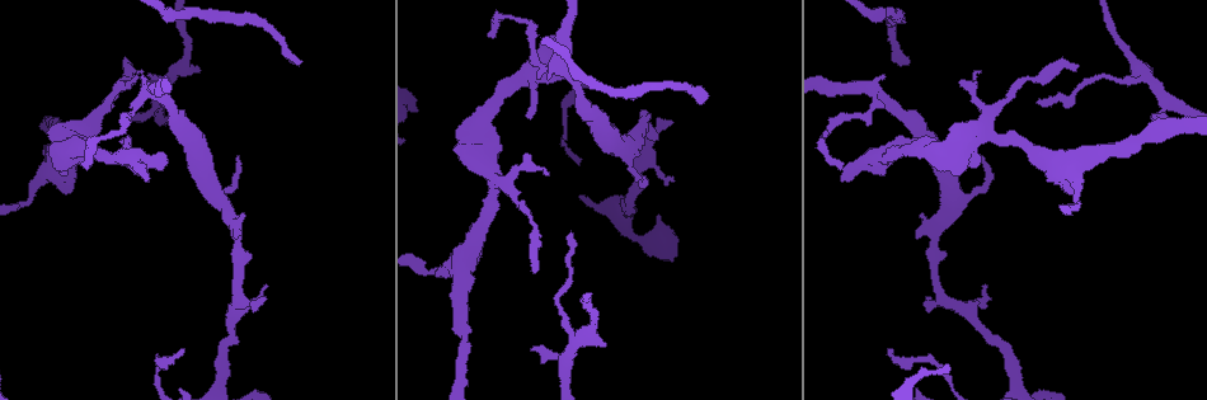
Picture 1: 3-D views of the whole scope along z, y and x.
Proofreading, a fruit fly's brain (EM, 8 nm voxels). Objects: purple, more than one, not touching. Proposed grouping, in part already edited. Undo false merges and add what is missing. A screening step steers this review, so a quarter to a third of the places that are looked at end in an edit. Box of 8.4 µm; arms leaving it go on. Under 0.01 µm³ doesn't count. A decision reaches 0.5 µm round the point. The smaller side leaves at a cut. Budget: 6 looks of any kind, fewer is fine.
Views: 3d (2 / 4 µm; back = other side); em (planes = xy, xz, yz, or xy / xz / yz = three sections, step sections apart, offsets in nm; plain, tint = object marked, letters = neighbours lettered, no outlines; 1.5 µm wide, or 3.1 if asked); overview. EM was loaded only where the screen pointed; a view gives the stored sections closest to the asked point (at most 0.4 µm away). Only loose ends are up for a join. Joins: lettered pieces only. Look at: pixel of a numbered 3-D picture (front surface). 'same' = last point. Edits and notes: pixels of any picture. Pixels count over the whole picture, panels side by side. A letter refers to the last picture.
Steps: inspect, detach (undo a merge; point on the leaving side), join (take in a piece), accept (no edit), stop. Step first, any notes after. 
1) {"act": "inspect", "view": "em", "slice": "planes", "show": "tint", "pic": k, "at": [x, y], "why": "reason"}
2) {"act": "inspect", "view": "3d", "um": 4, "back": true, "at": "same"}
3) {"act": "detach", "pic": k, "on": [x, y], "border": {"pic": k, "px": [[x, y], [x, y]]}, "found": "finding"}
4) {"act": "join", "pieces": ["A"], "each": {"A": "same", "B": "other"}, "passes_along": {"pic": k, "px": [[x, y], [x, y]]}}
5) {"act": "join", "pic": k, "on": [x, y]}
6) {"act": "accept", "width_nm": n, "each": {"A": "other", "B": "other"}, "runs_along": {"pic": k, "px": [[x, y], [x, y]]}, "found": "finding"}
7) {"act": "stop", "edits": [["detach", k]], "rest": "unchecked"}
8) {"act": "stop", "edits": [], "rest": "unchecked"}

{"act": "inspect", "view": "em", "slice": "planes", "show": "letters", "pic": 1, "at": [182, 348], "why": "free end"}

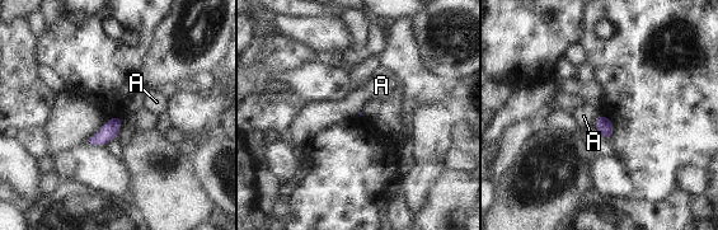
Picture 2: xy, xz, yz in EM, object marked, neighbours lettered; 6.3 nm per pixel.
{"act": "accept", "each": {"A": "other"}, "found": "no lettered piece goes on from it"}

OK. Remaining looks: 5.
{"act": "inspect", "view": "3d", "um": 2, "back": true, "pic": 1, "at": [702, 101], "why": "free end"}

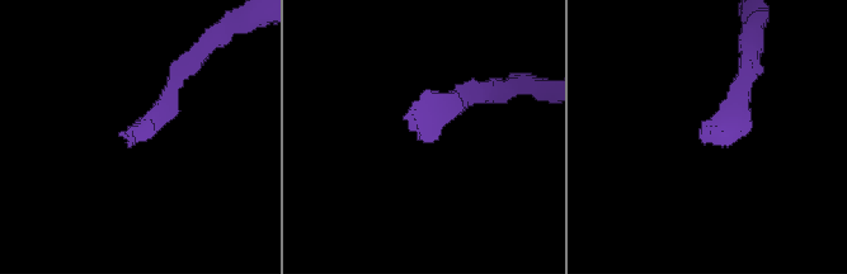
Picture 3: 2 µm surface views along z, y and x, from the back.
{"act": "inspect", "view": "em", "slice": "planes", "show": "tint", "pic": 3, "at": [134, 140]}

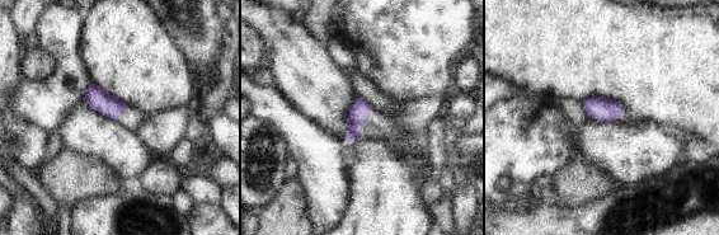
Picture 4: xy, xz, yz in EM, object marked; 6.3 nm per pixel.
{"act": "inspect", "view": "em", "slice": "planes", "show": "letters", "at": "same", "why": "see the neighbours"}

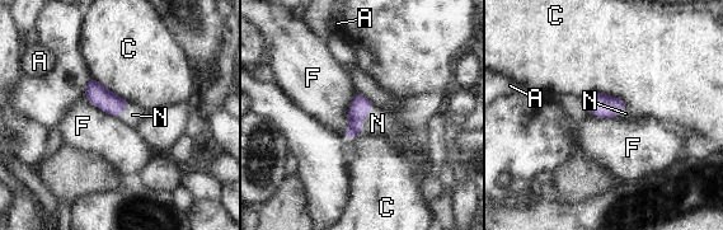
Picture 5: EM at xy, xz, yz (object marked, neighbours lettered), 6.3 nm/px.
{"act": "join", "pieces": ["N"], "each": {"A": "other", "C": "other", "F": "other", "N": "same"}, "passes_along": {"pic": 5, "px": [[357, 112], [365, 120], [378, 123]]}, "found": "it goes on there"}

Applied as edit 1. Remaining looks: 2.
{"act": "stop", "edits": [["join", 5]], "rest": "unchecked"}

